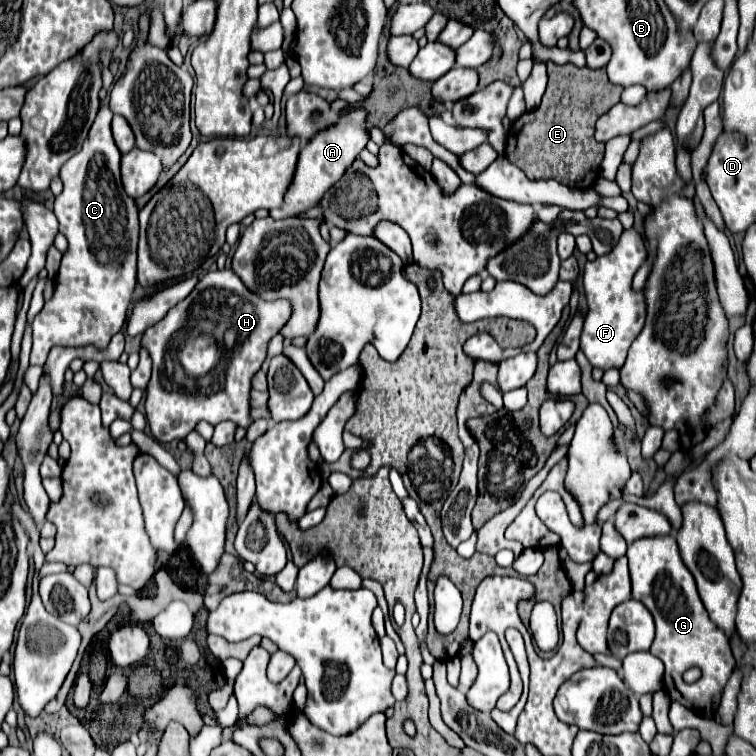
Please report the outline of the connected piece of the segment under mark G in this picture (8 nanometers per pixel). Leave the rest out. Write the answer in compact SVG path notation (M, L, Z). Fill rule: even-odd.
M675 535L659 539L639 539L627 549L633 597L641 601L653 615L657 635L651 645L651 653L665 663L665 691L673 701L679 701L689 711L709 715L713 699L723 693L733 669L735 659L729 647L729 637L721 627L711 623L707 609L697 593L695 579L683 565ZM691 667L701 669L701 679L693 685L683 681L683 673Z

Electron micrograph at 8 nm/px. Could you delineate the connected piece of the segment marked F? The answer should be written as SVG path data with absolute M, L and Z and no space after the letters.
M627 229L623 231L613 251L585 265L583 287L585 287L589 309L581 333L581 349L593 367L601 367L603 371L611 367L621 367L625 363L629 345L643 329L645 299L643 299L643 291L639 293L631 291L631 279L635 271L641 267L641 263L645 261L645 257L647 257L647 249L643 237L635 229Z

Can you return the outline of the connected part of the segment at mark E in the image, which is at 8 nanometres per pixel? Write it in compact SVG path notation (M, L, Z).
M551 61L546 63L548 73L548 83L545 91L545 97L539 105L539 109L533 109L525 113L519 121L511 125L511 135L507 139L505 155L507 159L517 165L529 179L555 179L561 185L567 185L571 189L591 189L599 177L601 161L605 155L605 145L593 139L595 133L595 123L597 119L609 111L619 99L623 87L613 85L609 81L605 68L595 70L581 70L572 63L557 65Z

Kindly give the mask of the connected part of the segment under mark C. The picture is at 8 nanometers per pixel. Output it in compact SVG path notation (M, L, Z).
M107 105L99 109L99 115L89 131L89 137L81 153L73 155L61 169L63 191L55 197L55 215L59 219L59 231L67 237L69 249L61 259L61 269L57 273L57 285L53 297L45 303L33 321L33 349L31 365L43 365L47 351L53 345L61 347L87 347L107 349L111 337L121 331L127 323L129 311L133 307L133 291L137 287L137 239L139 239L139 219L137 203L131 199L121 183L121 153L111 135L111 117Z

